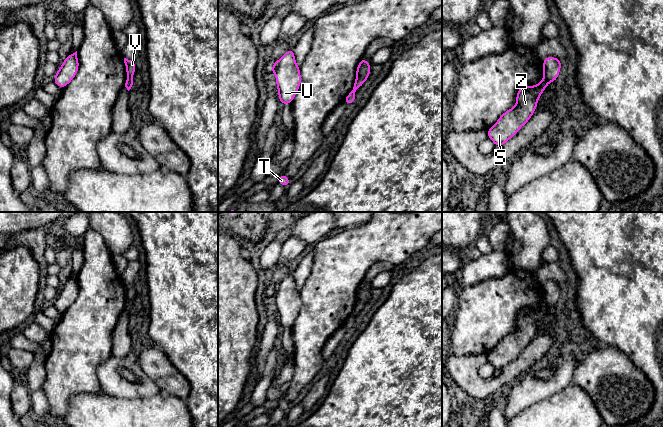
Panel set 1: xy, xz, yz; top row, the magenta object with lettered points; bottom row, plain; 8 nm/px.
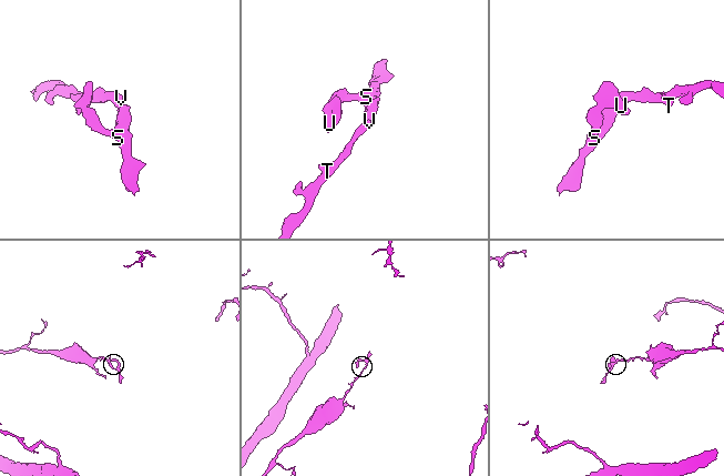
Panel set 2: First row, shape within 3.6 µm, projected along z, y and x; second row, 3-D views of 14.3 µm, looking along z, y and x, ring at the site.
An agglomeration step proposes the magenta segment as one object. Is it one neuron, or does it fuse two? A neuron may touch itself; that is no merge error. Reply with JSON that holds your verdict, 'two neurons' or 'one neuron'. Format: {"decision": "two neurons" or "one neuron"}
{"decision": "two neurons"}

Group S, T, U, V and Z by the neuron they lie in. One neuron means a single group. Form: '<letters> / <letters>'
S U Z / T V

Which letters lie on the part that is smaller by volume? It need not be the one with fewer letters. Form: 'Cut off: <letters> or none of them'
Cut off: S, U, Z

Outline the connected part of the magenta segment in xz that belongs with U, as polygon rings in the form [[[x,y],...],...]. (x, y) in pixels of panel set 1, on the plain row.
[[[290,272],[270,293],[276,301],[280,327],[291,328],[301,309],[300,291],[296,288],[293,272]]]

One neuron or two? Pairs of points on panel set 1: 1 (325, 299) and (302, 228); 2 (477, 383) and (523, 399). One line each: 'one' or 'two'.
1: two
2: two

